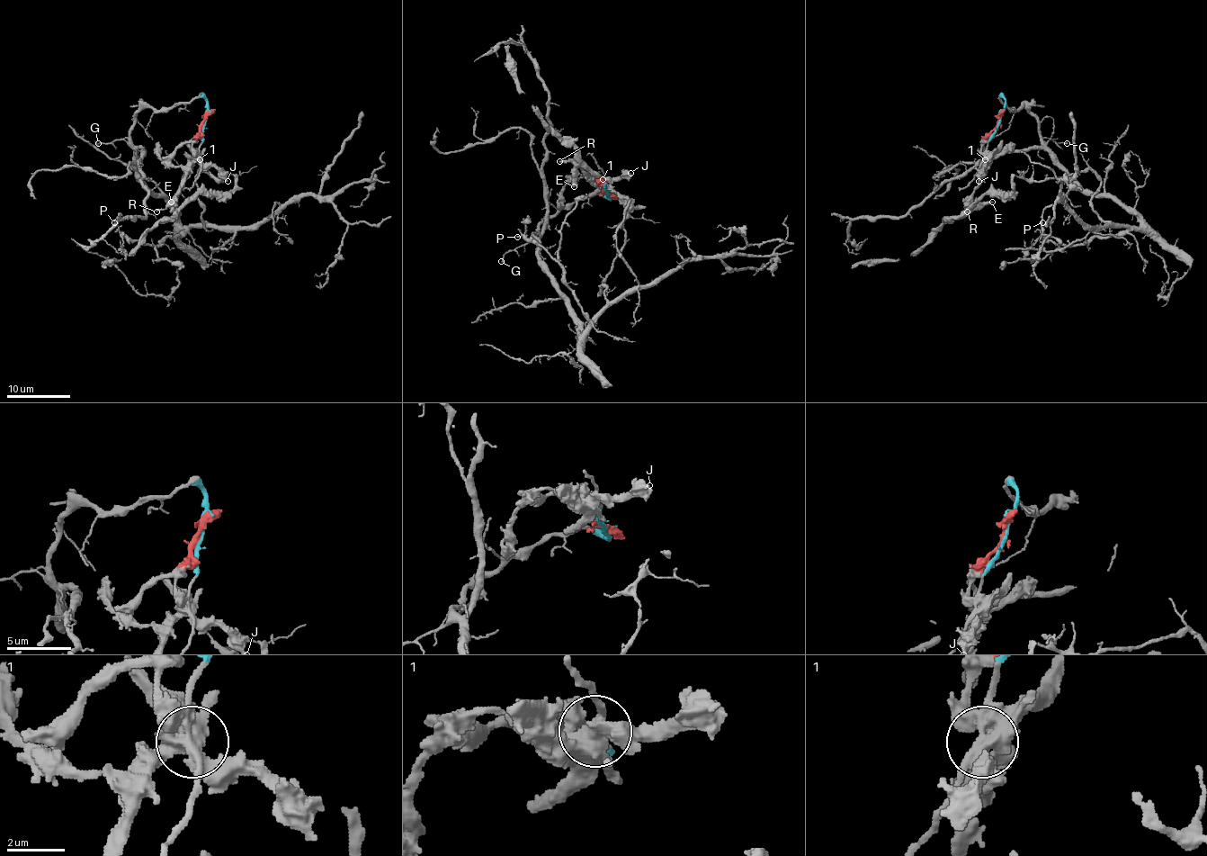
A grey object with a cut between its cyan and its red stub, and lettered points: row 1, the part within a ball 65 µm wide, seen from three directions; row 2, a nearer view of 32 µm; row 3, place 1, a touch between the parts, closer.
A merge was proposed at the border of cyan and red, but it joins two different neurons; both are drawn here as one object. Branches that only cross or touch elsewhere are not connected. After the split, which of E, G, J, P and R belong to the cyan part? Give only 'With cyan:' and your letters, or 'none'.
With cyan: G, P

